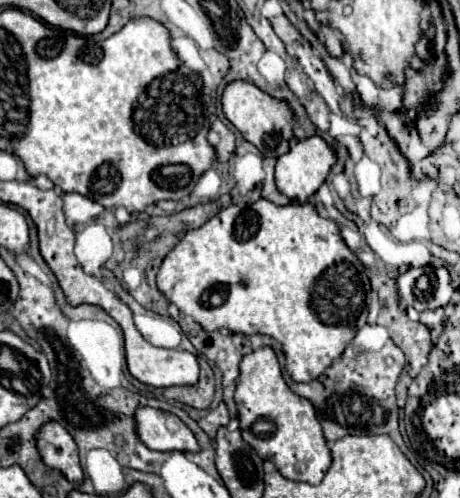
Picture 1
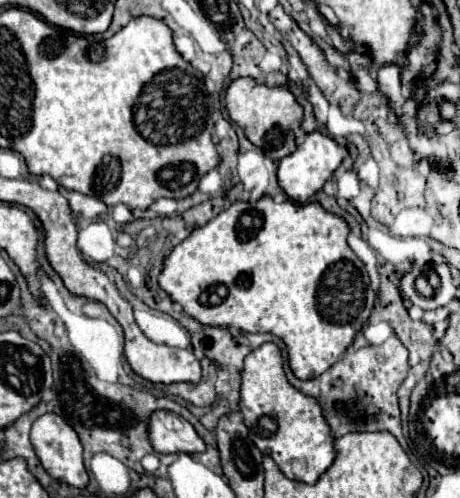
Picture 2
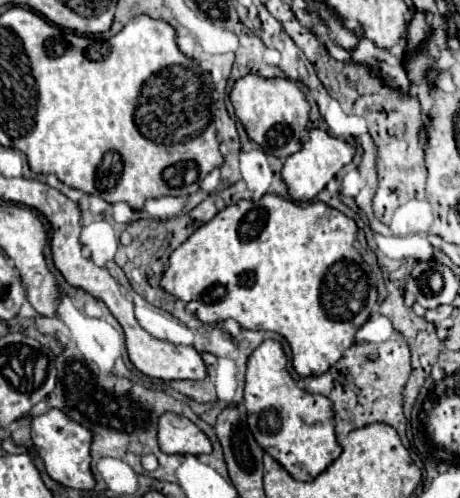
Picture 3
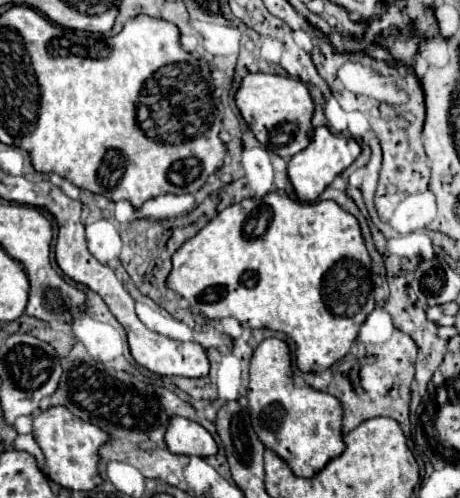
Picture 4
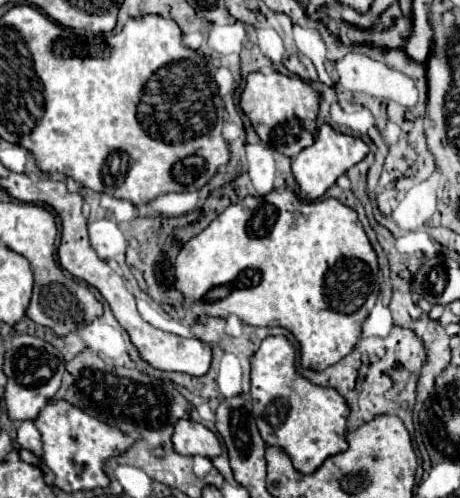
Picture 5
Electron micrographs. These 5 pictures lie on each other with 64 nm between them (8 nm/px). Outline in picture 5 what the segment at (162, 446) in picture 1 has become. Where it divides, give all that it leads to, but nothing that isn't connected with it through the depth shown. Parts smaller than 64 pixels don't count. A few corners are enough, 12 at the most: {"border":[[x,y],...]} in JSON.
{"border":[[192,420],[176,422],[178,454],[216,458],[222,444],[212,430]]}

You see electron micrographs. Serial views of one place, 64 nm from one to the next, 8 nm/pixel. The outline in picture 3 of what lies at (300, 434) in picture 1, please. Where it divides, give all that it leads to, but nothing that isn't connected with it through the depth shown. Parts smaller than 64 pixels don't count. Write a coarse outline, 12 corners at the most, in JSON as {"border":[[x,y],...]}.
{"border":[[282,344],[248,358],[264,452],[306,482],[340,456],[332,400],[298,388]]}

